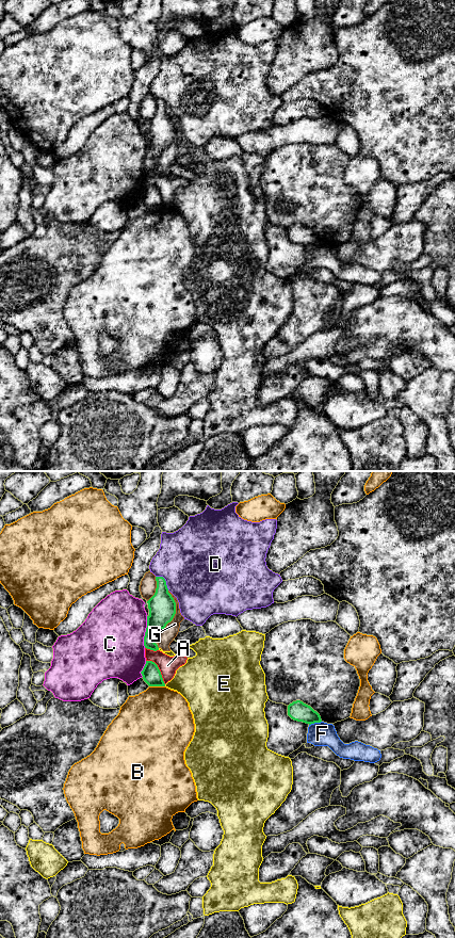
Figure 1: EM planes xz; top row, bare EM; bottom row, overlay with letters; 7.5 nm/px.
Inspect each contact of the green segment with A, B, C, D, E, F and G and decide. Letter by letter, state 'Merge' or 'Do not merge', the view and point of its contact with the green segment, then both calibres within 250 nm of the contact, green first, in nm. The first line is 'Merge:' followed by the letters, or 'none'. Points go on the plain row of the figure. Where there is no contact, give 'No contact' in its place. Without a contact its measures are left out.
Merge: none
A: Do not merge. Touches green at xz (159, 192). Thickness 140 nm (green) against 140 nm
B: Do not merge. Touches green at xz (157, 208). Thickness 140 nm (green) against 480 nm
C: Do not merge. Touches green at xz (145, 155). Thickness 200 nm (green) against 480 nm
D: Do not merge. Touches green at xz (164, 102). Thickness 200 nm (green) against 480 nm
E: Do not merge. No contact
F: Do not merge. Touches green at xz (314, 244). Thickness 150 nm (green) against 180 nm
G: Do not merge. Touches green at xz (175, 132). Thickness 200 nm (green) against 110 nm

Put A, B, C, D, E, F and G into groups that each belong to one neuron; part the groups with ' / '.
A F / B / C / D / E / G

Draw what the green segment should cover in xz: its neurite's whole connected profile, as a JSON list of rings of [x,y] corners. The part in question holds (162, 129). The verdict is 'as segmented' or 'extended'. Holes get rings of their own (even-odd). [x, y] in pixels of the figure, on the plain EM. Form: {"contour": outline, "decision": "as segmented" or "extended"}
{"contour": [[[156,99],[157,111],[155,117],[147,124],[149,138],[147,139],[147,150],[144,159],[144,168],[157,174],[158,167],[153,163],[153,157],[164,151],[176,136],[176,125],[168,115],[166,103],[163,99]]], "decision": "as segmented"}

